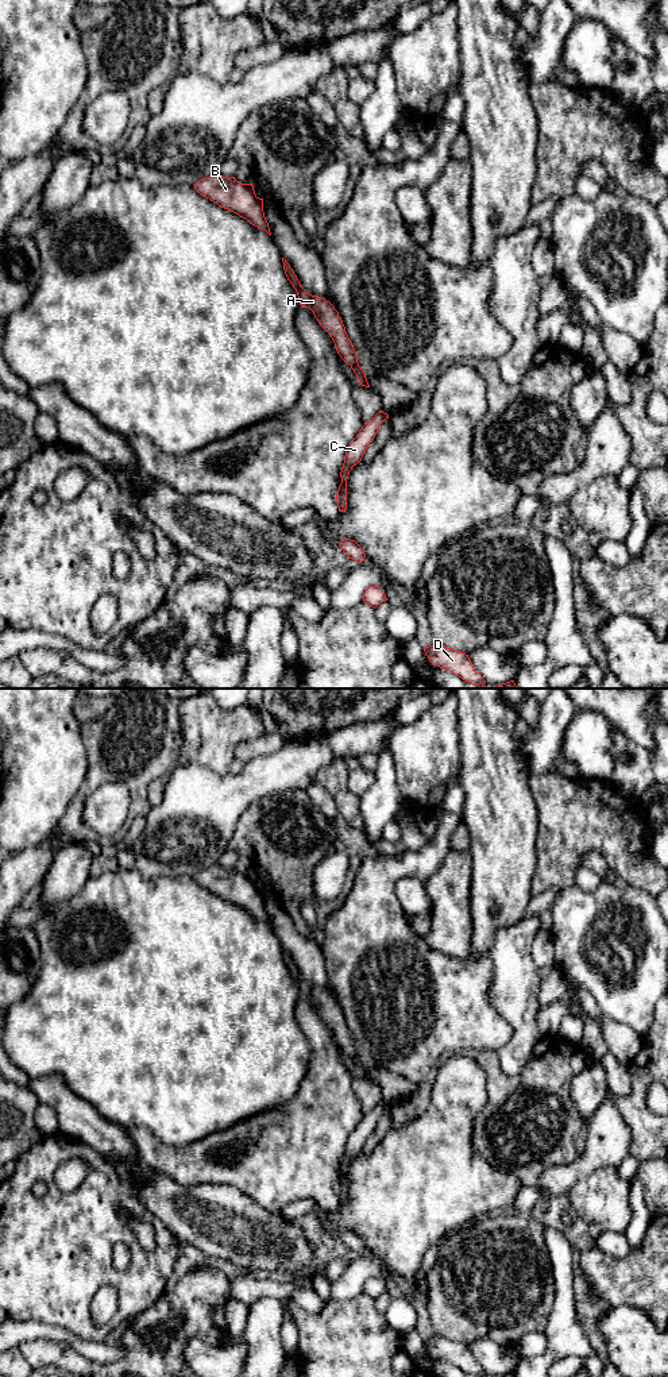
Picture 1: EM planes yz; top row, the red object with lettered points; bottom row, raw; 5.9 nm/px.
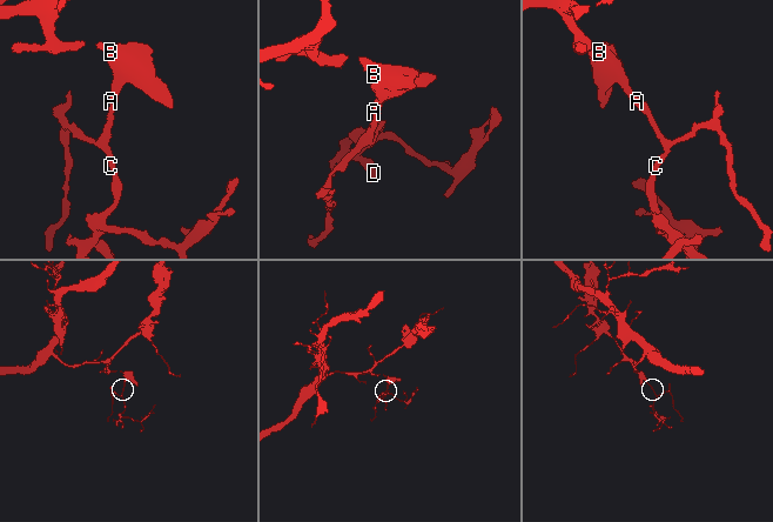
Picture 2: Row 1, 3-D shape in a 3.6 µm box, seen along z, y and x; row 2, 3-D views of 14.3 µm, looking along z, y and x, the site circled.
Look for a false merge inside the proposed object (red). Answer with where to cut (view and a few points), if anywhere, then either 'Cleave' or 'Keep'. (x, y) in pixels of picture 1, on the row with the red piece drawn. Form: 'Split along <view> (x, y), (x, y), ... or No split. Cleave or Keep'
No split. Keep

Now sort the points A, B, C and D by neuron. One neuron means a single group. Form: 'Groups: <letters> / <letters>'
Groups: A B C D

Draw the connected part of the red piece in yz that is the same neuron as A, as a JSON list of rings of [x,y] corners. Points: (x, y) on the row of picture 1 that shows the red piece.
[[[282,258],[282,262],[285,274],[297,292],[301,308],[309,308],[313,312],[320,325],[331,335],[340,358],[350,364],[356,374],[359,385],[370,387],[364,371],[358,363],[356,351],[345,332],[345,327],[339,312],[325,298],[309,294],[301,286],[297,275],[285,258]]]

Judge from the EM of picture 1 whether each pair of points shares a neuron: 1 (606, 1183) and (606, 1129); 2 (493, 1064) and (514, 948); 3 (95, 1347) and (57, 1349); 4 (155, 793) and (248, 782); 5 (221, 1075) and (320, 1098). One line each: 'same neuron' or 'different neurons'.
1: different neurons
2: different neurons
3: different neurons
4: different neurons
5: different neurons

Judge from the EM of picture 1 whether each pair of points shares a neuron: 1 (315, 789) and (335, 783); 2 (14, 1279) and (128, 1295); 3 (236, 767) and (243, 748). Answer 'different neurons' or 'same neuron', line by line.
1: different neurons
2: same neuron
3: different neurons

